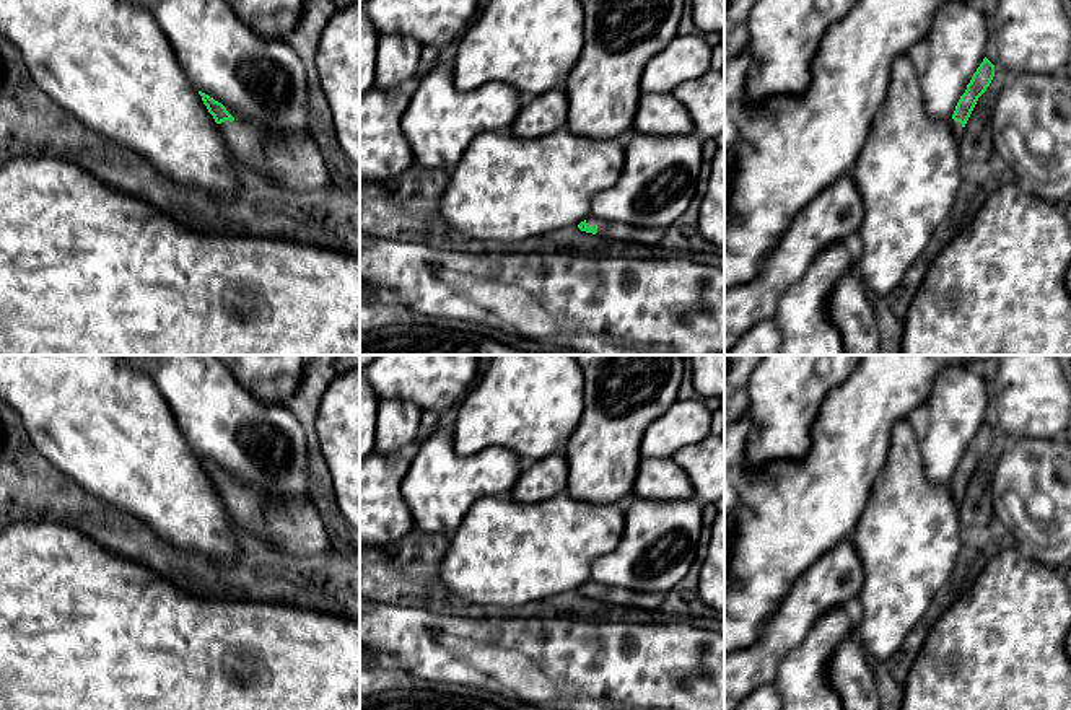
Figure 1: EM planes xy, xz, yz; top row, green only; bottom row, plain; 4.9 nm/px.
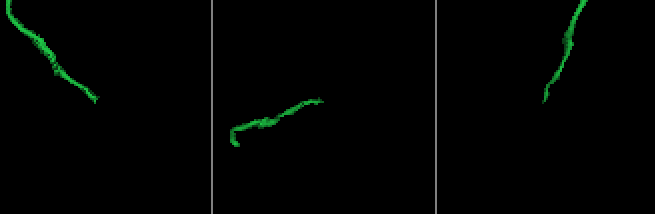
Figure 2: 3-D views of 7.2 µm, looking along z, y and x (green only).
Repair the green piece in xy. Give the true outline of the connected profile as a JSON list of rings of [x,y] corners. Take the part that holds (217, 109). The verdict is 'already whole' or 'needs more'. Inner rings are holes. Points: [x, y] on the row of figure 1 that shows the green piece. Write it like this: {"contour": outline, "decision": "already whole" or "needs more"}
{"contour": [[[199,91],[226,140],[231,155],[260,173],[269,182],[299,192],[321,191],[332,181],[330,160],[313,137],[283,140],[251,122],[233,117],[226,107]]], "decision": "needs more"}

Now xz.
{"contour": [[[588,217],[578,225],[581,231],[605,236],[615,241],[635,243],[635,244],[659,244],[666,228],[646,228],[646,226],[632,226],[627,223],[615,223],[607,220],[599,220]]], "decision": "needs more"}

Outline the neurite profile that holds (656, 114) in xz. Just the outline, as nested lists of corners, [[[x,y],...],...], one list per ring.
[[[641,94],[633,122],[640,135],[688,135],[695,132],[687,107],[672,94]]]

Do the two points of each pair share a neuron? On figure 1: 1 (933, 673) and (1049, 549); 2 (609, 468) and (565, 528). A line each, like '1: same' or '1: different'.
1: different
2: different

